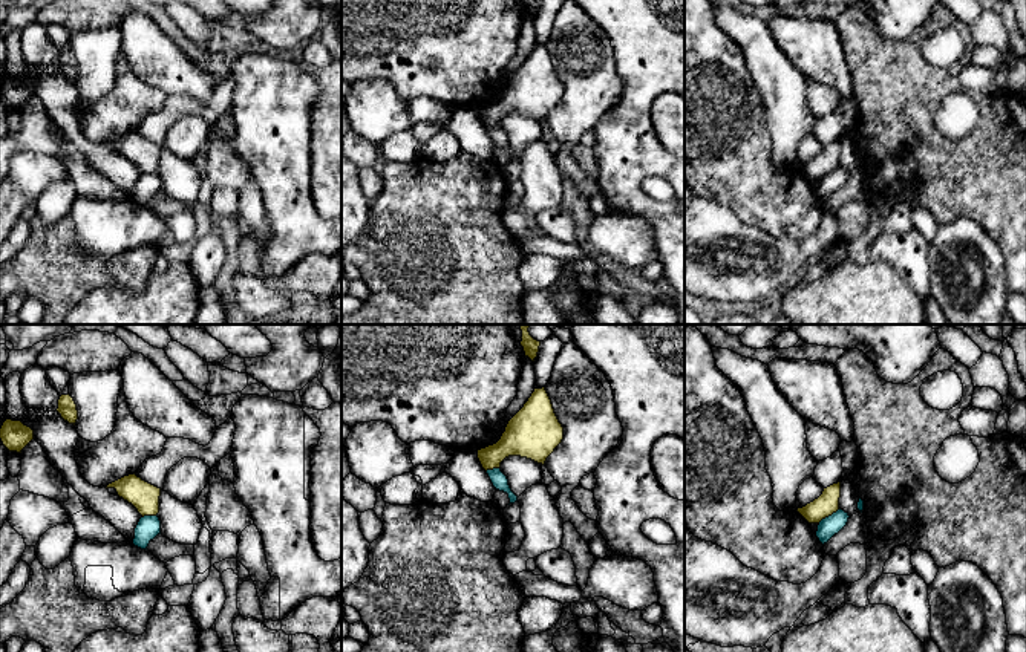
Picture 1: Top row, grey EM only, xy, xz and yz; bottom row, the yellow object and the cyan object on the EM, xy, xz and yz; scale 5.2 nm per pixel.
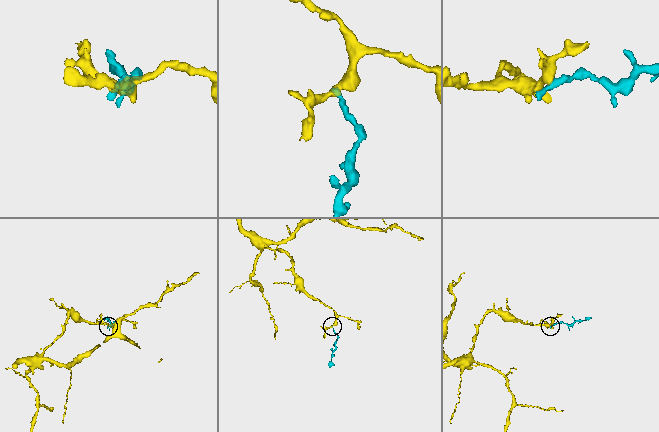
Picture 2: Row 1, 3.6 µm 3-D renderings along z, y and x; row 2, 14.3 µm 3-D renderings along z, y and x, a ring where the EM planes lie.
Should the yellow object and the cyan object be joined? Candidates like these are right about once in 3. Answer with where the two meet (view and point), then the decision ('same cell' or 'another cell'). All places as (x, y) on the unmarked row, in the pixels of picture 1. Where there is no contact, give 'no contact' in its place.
meets yellow in yz at (829, 172); another cell

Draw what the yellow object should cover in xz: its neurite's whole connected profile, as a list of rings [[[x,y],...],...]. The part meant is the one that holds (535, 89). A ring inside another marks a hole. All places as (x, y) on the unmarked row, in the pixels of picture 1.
[[[545,44],[534,46],[524,64],[508,78],[501,96],[478,107],[478,116],[485,129],[499,126],[508,113],[527,115],[544,122],[562,96],[564,84]]]

